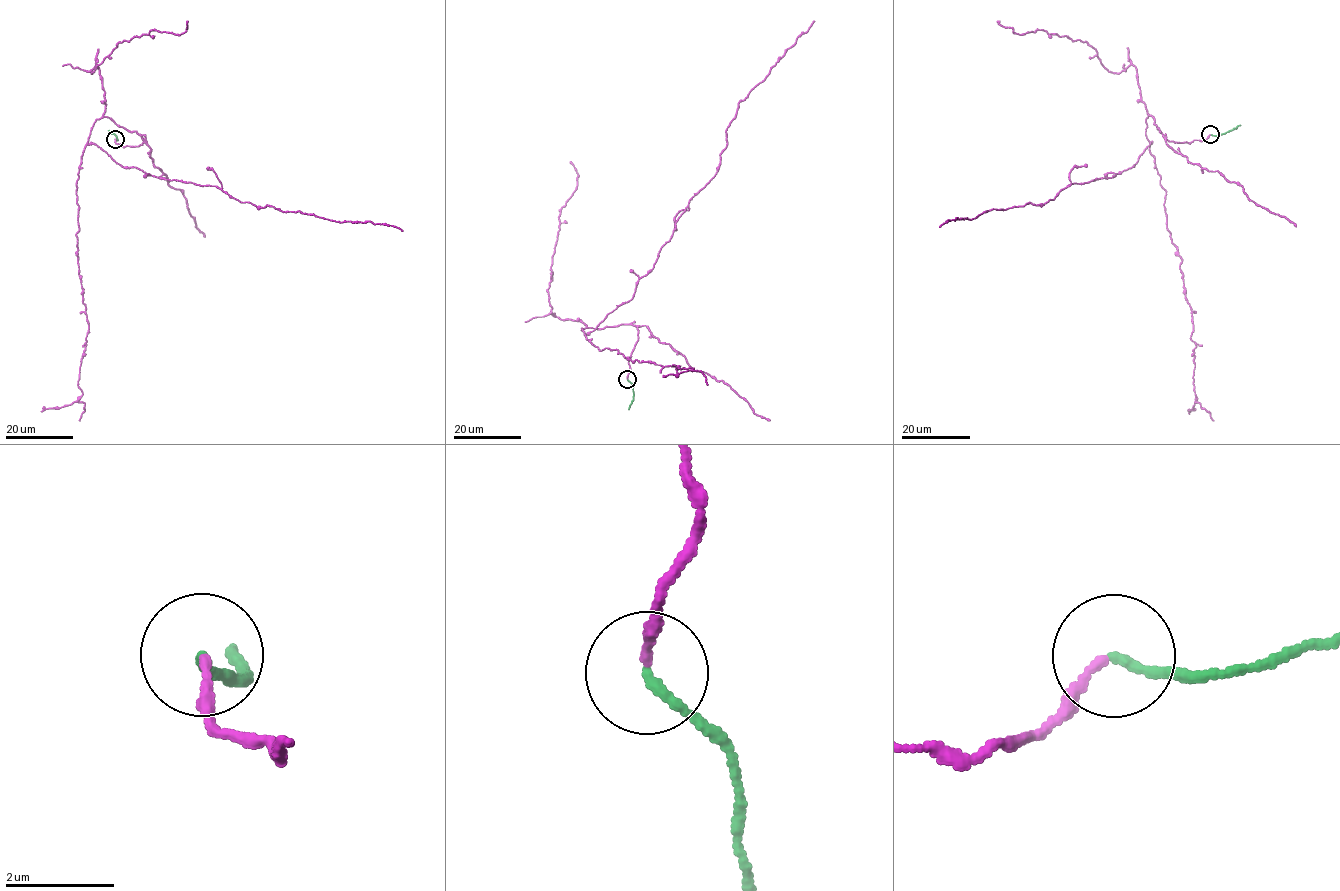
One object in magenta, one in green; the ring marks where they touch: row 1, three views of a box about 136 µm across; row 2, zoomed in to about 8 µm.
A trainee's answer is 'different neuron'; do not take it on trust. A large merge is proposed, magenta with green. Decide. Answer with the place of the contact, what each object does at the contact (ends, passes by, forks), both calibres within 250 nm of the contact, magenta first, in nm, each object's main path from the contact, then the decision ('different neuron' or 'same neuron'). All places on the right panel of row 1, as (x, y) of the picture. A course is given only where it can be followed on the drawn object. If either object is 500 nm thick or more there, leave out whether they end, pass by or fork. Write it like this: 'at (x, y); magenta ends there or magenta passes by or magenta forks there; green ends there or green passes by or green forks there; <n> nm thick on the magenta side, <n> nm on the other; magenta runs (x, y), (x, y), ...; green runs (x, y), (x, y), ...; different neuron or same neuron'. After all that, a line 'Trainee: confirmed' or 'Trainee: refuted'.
at (1210, 134); magenta ends there; green ends there; 150 nm thick on the magenta side, 180 nm on the other; magenta runs (1210, 134), (1168, 141), (1148, 115), (1151, 143), (1130, 168), (1071, 183), (1043, 204), (994, 209), (939, 227); green runs (1211, 134), (1226, 132), (1240, 125); same neuron
Trainee: refuted

